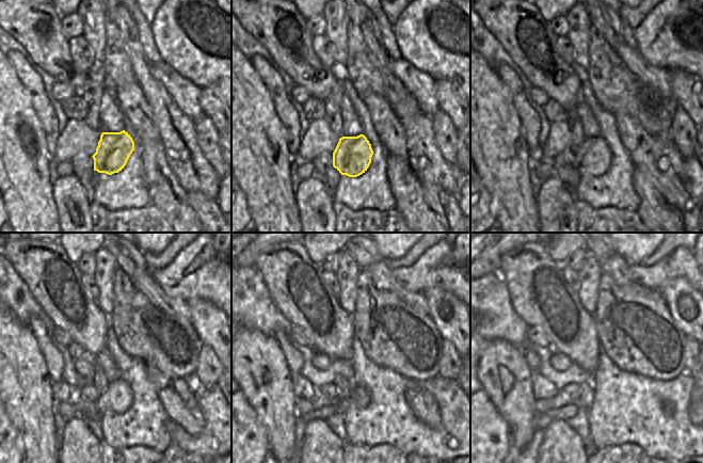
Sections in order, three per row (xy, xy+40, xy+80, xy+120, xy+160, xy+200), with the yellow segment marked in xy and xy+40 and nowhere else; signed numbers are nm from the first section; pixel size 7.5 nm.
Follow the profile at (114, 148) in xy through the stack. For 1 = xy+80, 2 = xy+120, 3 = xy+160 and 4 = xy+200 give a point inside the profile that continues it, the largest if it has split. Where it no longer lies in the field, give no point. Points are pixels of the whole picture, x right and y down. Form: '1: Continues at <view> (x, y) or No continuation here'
1: Continues at xy+80 (592, 157)
2: Continues at xy+120 (117, 397)
3: Continues at xy+160 (360, 396)
4: Continues at xy+200 (541, 421).

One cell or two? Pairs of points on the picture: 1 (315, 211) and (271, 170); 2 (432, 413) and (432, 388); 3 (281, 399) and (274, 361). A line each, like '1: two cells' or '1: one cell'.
1: two cells
2: two cells
3: one cell

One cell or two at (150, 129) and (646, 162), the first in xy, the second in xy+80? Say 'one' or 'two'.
one

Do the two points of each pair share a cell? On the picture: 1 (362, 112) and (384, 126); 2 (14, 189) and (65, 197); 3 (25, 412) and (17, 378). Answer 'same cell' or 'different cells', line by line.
1: different cells
2: different cells
3: same cell

